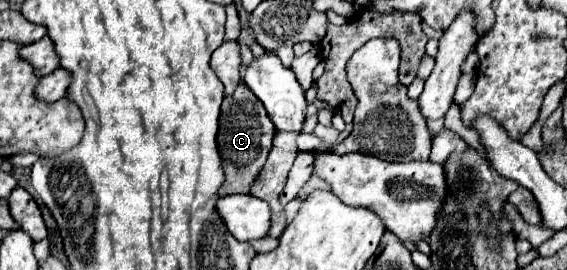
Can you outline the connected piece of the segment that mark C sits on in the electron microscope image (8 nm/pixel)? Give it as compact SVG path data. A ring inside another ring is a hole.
M239 84L237 90L231 96L223 98L221 116L219 116L219 152L223 158L223 170L225 170L225 184L219 190L221 196L227 194L249 194L255 178L259 176L263 164L267 162L269 150L273 146L275 126L271 124L263 104L259 104L259 98L245 86Z

